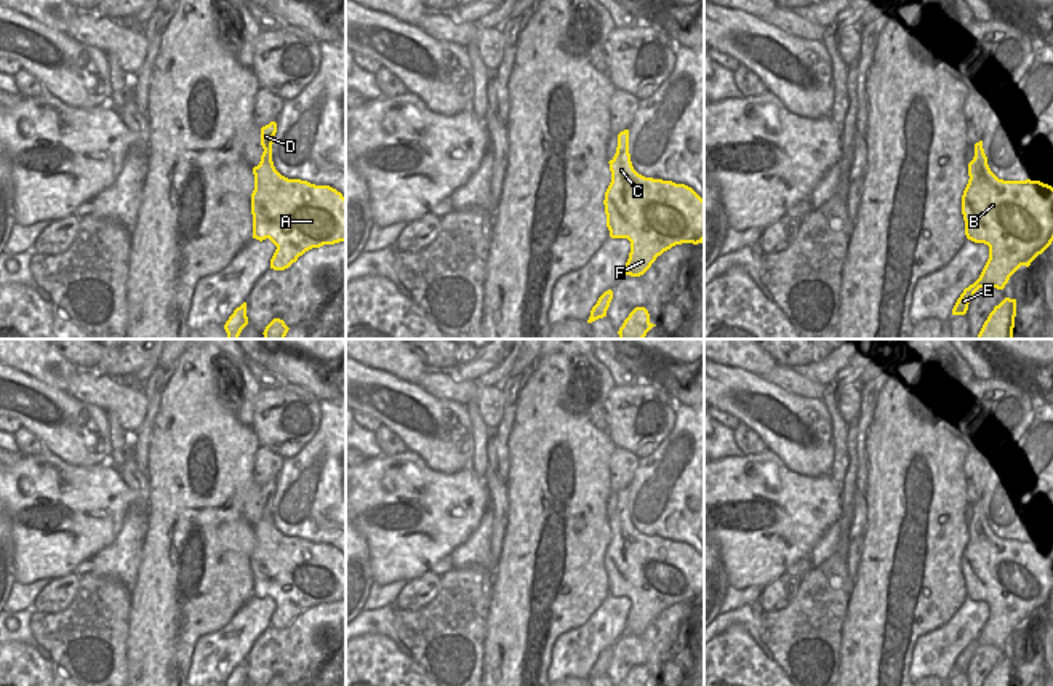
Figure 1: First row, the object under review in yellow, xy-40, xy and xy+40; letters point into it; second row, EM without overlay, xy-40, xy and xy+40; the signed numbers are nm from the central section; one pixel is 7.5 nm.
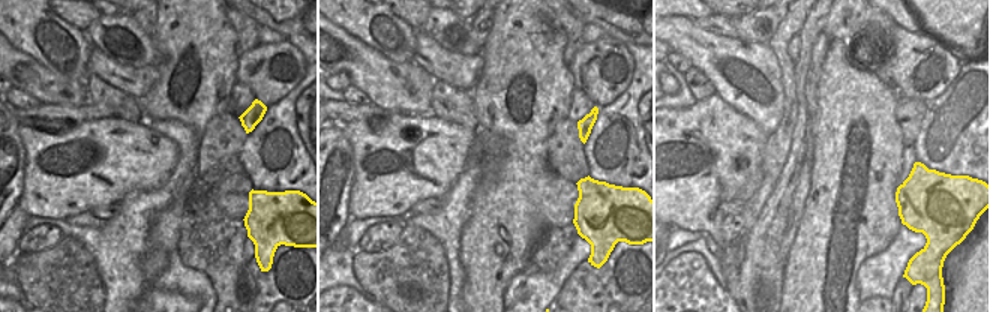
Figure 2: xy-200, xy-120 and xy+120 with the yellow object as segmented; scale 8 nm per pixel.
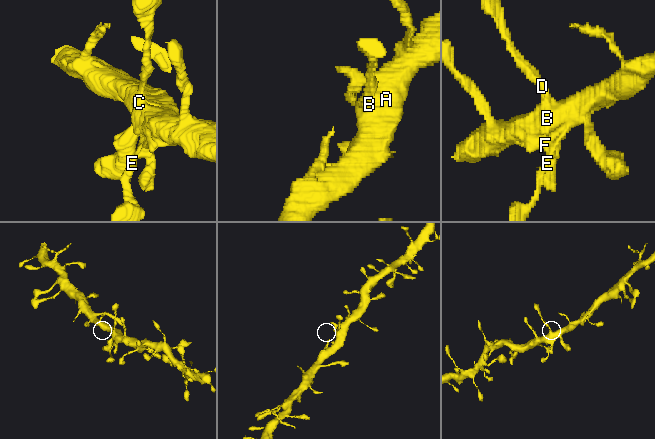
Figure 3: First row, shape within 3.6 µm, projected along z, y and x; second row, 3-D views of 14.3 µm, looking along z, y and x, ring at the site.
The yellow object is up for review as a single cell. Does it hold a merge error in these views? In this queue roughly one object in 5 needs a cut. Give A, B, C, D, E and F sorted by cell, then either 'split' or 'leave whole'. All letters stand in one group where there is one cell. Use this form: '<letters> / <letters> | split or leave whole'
A B C D E F | leave whole

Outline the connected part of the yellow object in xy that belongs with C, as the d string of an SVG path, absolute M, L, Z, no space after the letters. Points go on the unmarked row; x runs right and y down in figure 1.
M629 488L618 493L616 512L608 521L607 585L611 596L631 600L624 633L643 633L675 603L704 600L704 558L685 542L639 532L631 520Z

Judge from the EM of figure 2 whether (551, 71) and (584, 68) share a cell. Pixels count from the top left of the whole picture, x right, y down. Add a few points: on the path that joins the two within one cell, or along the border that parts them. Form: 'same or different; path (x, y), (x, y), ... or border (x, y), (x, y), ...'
different; border (567, 66), (576, 87)

